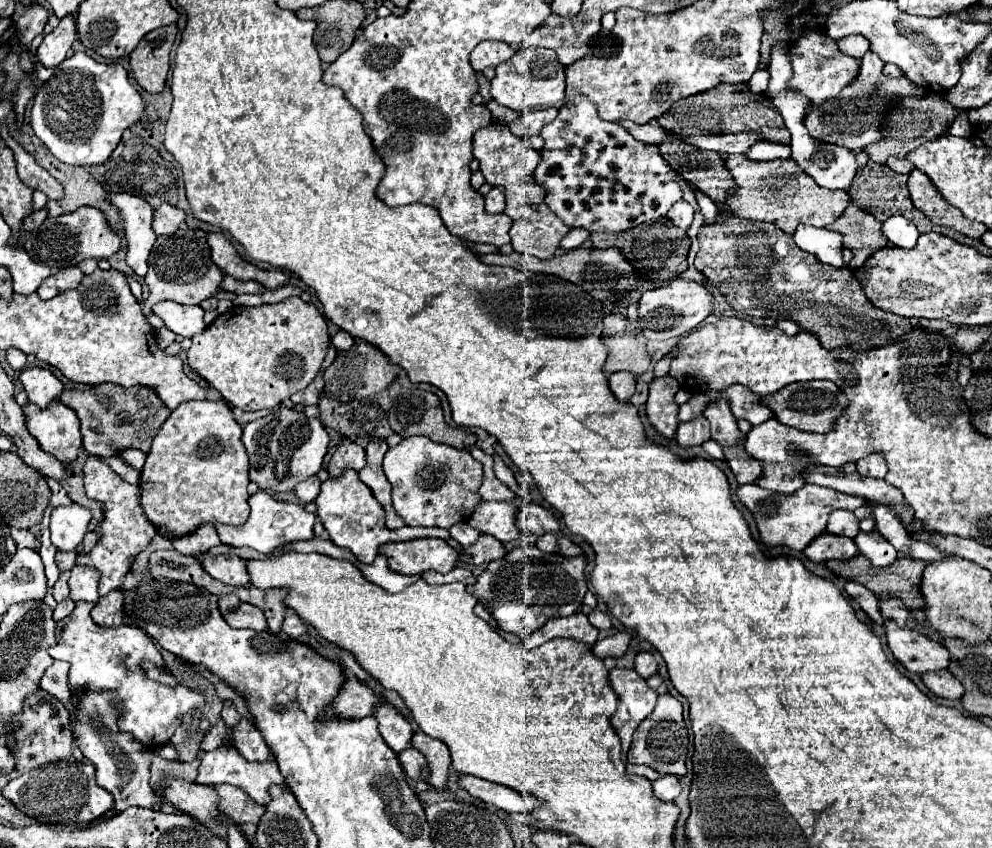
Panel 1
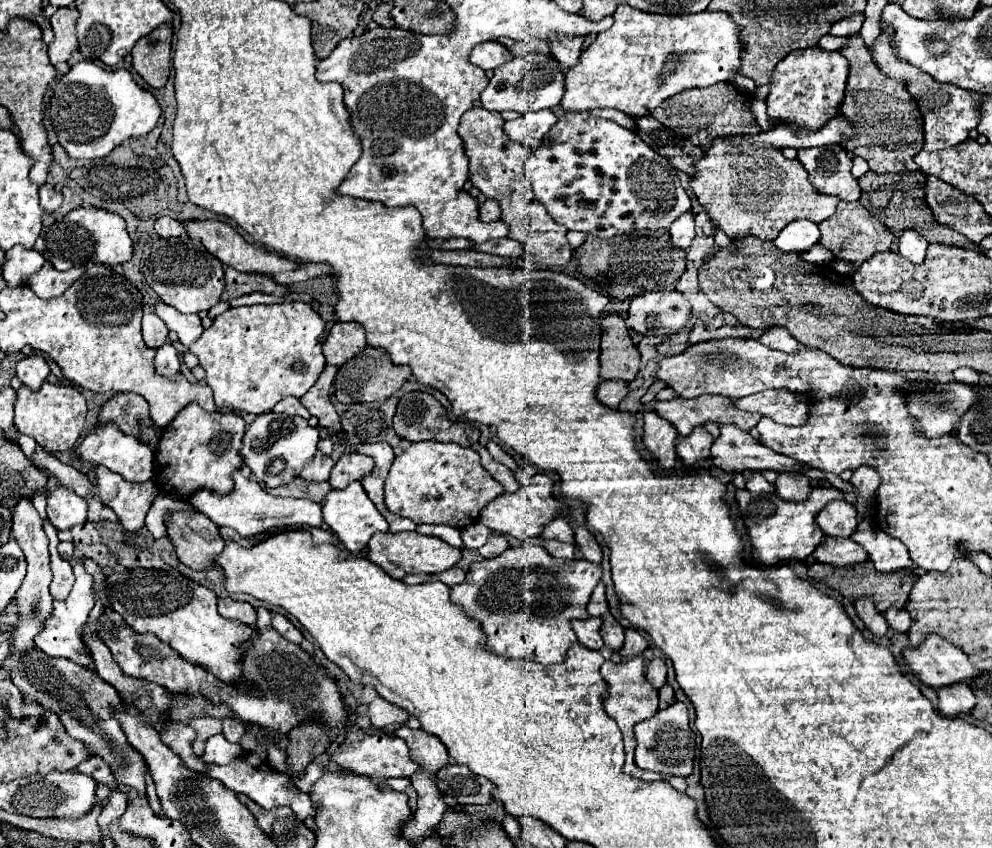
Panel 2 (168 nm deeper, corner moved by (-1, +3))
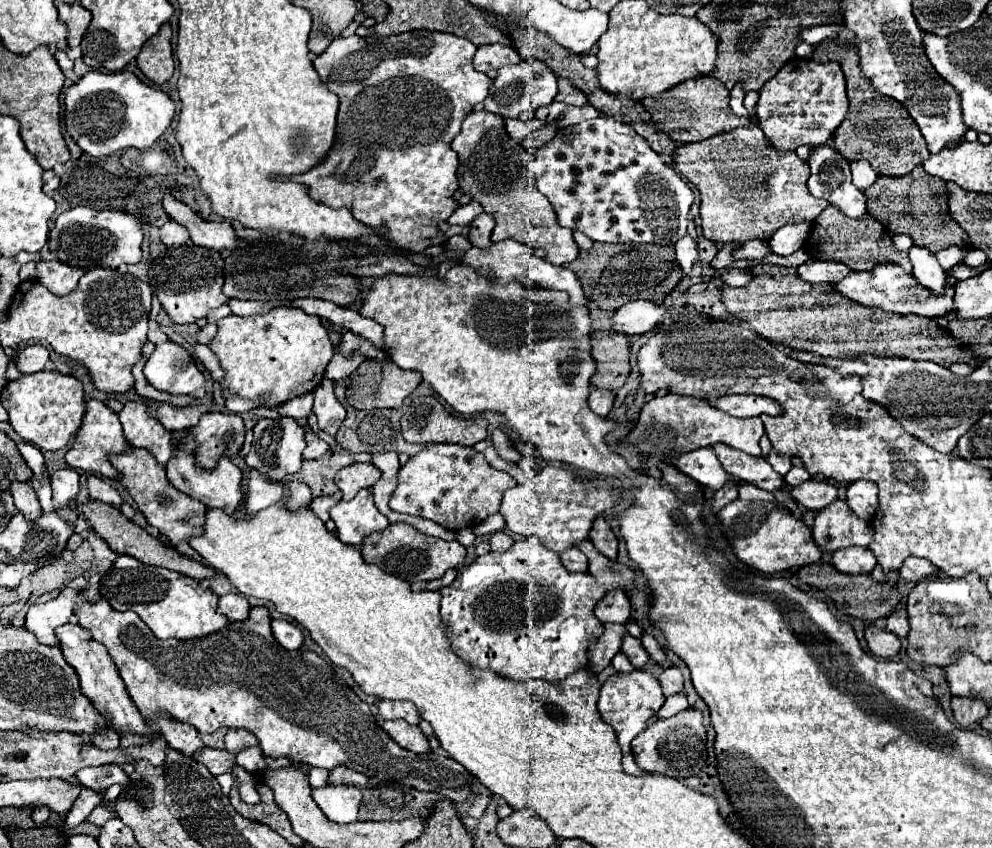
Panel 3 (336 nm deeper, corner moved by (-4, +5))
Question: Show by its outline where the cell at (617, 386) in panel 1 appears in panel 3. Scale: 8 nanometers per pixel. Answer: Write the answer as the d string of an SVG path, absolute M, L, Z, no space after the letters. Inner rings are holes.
M592 388L590 396L588 396L588 404L590 404L590 408L592 408L598 416L608 416L608 412L612 410L614 398L616 398L616 396L614 396L610 390Z

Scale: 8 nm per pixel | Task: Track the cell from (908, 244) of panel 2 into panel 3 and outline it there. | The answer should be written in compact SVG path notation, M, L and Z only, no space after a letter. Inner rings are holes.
M912 246L908 250L910 262L912 262L912 274L914 278L918 278L918 284L926 286L932 294L942 294L944 282L946 282L946 274L942 270L942 266L938 264L936 256L924 248L924 246Z

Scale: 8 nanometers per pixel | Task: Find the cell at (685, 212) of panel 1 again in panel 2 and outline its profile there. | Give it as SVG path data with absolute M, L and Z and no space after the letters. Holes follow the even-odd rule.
M685 212L679 216L679 220L675 220L675 224L669 228L671 240L677 248L681 250L689 250L691 242L695 238L695 222L693 222L693 214Z

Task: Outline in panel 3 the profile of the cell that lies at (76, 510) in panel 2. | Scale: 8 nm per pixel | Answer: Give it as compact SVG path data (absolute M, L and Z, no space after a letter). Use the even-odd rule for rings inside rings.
M68 468L68 470L56 470L52 474L52 500L58 508L70 506L78 498L80 492L80 482L78 482L78 472Z

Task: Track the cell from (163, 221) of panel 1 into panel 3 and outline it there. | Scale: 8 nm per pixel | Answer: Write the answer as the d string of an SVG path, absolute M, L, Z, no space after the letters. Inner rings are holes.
M168 220L162 228L160 228L160 240L166 244L166 246L174 246L174 244L190 244L190 234L188 230L174 222L174 220Z

